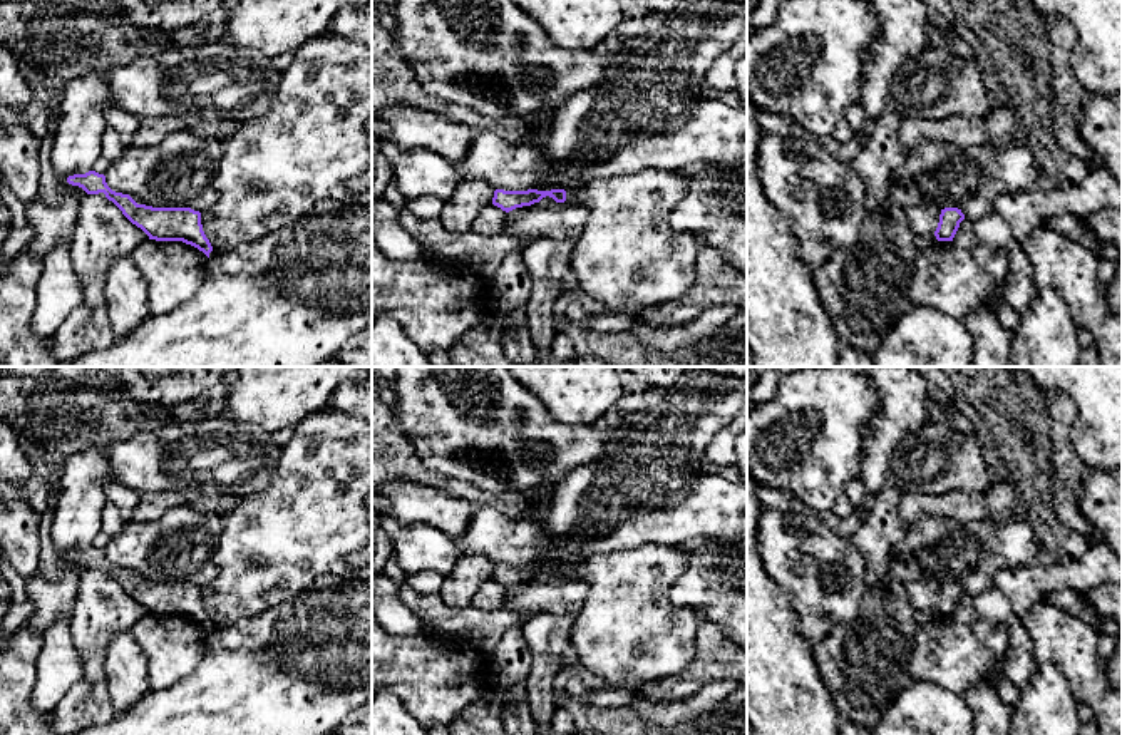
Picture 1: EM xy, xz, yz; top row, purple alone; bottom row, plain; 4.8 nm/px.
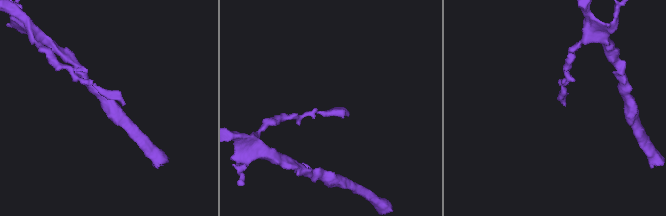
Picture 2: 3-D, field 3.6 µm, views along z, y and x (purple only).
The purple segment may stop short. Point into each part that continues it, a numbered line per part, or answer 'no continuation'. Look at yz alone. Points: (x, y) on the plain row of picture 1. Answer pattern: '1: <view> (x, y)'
no continuation

